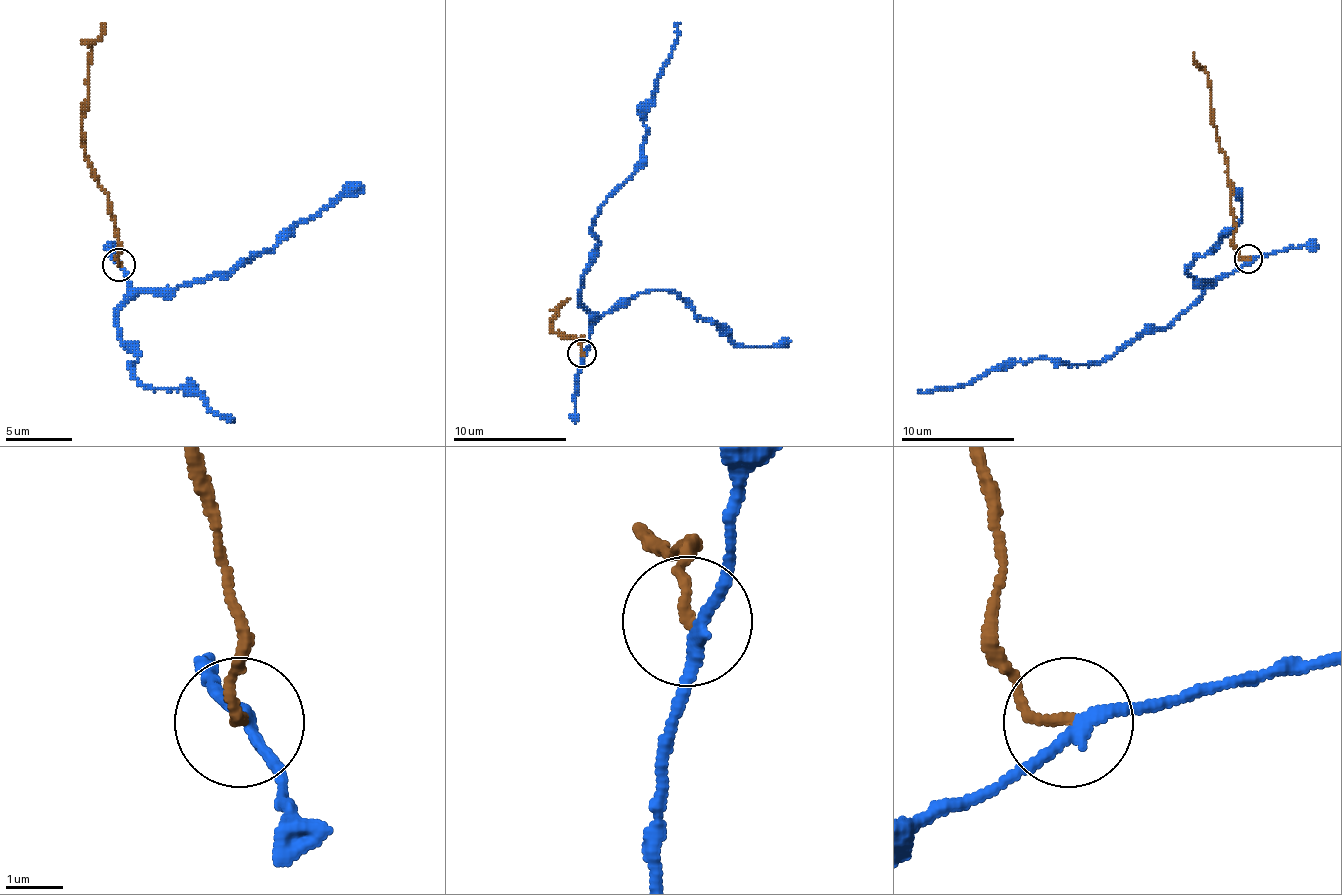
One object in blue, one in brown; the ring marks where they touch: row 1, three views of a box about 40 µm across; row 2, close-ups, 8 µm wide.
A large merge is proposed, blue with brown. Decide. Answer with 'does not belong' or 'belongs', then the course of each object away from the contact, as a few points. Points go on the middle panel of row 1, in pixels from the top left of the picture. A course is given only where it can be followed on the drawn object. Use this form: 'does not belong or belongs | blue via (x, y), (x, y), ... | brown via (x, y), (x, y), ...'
does not belong | blue via (584, 352), (589, 313), (581, 279), (598, 242), (592, 227), (643, 154), (643, 108), (677, 37), (674, 23) | brown via (581, 352), (581, 338), (555, 332), (550, 324), (570, 298)

